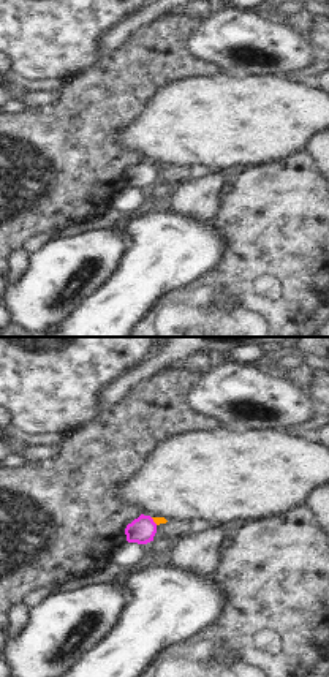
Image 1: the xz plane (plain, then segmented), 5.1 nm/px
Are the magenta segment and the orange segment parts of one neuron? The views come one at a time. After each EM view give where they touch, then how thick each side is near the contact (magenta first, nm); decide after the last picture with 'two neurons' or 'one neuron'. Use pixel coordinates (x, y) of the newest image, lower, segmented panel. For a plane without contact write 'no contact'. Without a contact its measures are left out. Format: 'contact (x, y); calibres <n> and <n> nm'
contact (152, 521); calibres 140 and 40 nm

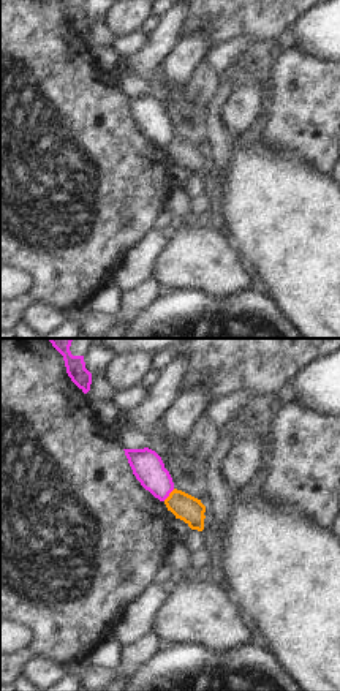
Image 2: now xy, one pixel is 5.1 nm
contact (168, 495); calibres 160 and 140 nm

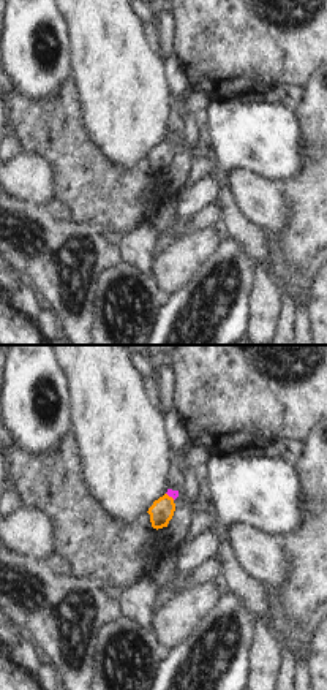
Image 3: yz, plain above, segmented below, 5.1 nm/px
contact (171, 496); calibres 50 and 120 nm

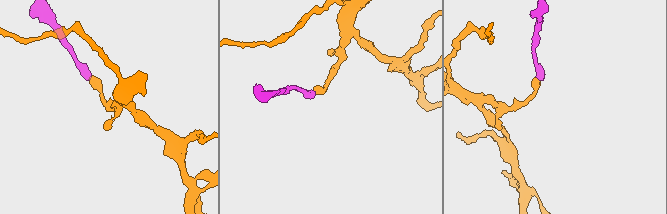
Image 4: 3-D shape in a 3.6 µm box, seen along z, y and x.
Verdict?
two neurons

